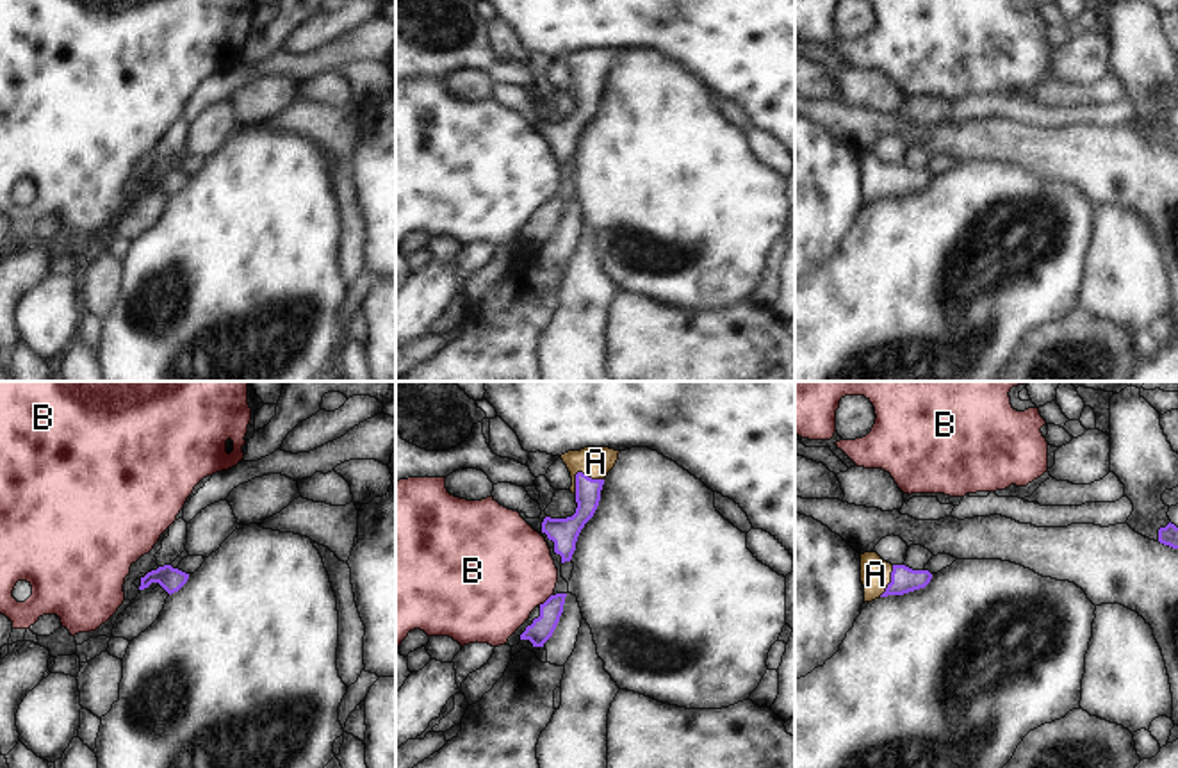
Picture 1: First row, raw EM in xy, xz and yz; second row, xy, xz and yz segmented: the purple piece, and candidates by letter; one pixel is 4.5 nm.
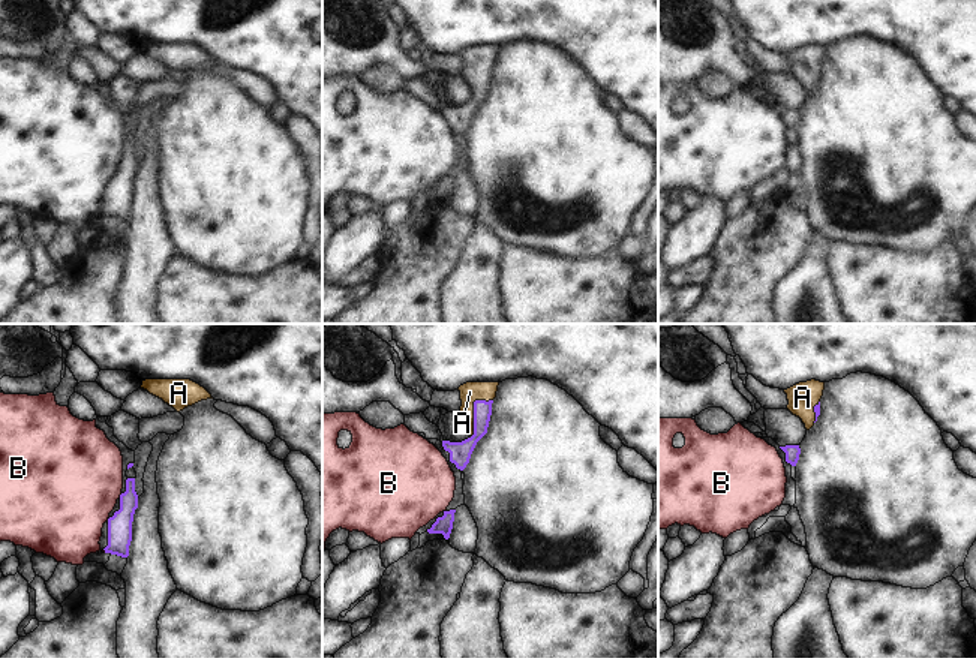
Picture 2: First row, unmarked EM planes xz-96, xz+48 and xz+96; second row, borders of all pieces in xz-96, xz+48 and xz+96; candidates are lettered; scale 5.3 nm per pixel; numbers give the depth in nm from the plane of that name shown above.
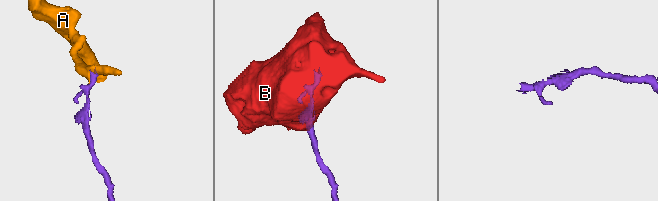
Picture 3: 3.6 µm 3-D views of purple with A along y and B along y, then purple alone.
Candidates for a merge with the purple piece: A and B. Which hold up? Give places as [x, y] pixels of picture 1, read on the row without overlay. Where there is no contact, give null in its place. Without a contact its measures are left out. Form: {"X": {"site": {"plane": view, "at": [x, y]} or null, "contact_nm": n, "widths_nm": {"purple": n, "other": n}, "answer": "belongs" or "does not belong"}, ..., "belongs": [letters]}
{"A": {"site": {"plane": "xz", "at": [580, 73]}, "contact_nm": 150, "widths_nm": {"purple": 110, "other": 140}, "answer": "belongs"}, "B": {"site": {"plane": "xz", "at": [546, 202]}, "contact_nm": 80, "widths_nm": {"purple": 110, "other": 460}, "answer": "does not belong"}, "belongs": ["A"]}

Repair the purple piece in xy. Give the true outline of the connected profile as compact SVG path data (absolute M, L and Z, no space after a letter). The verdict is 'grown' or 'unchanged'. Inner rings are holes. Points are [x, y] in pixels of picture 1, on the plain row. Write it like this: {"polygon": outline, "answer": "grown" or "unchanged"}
{"polygon": "M171 166L159 167L141 178L139 191L148 189L151 184L159 184L169 196L178 192L189 180L189 175L173 169Z", "answer": "unchanged"}

